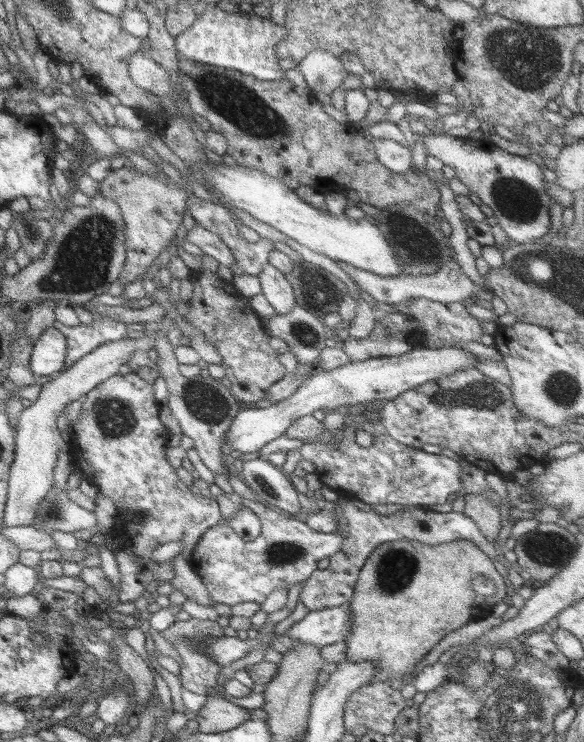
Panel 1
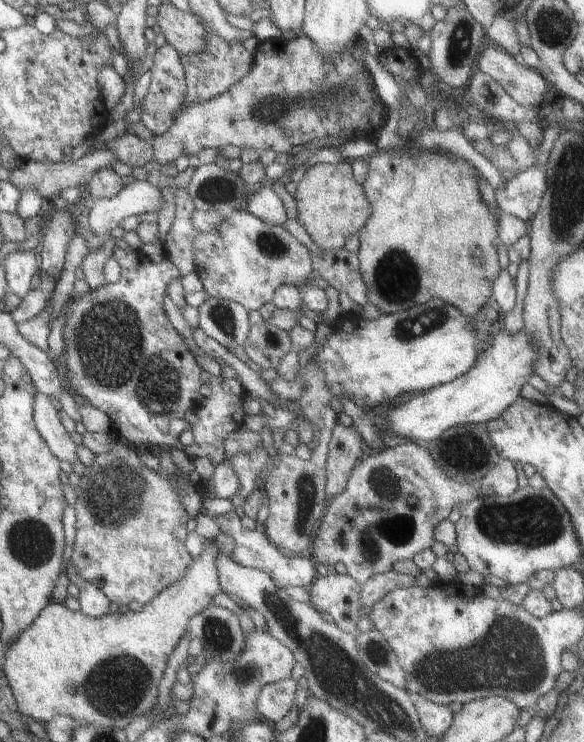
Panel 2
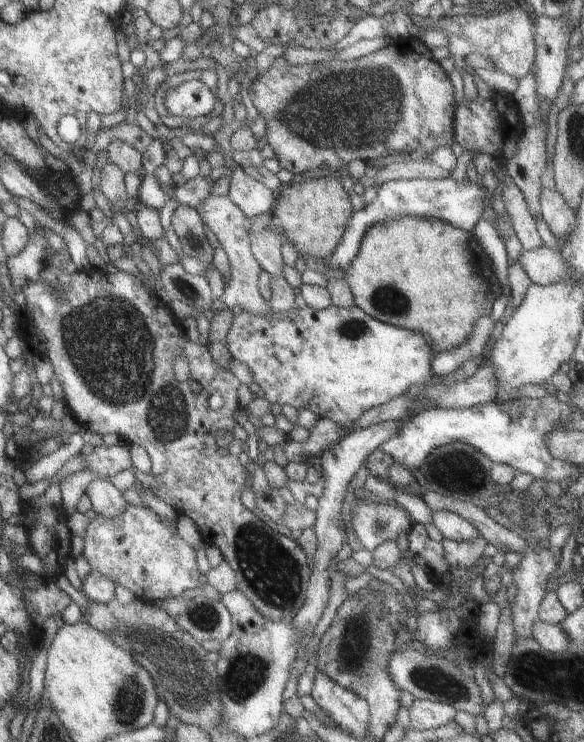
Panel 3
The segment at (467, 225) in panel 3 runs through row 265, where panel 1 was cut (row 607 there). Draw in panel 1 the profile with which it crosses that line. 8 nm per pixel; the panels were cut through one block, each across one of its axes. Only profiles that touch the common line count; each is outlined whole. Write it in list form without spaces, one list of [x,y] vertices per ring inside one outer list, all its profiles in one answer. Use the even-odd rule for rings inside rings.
[[[349,606],[309,611],[301,622],[292,626],[286,634],[298,644],[310,644],[322,649],[328,644],[344,642],[351,632]]]

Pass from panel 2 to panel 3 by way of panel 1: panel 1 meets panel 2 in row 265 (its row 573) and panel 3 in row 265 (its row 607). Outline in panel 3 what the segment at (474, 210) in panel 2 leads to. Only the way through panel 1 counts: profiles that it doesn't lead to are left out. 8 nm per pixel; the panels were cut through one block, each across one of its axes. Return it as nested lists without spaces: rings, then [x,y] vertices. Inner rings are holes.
[[[398,216],[398,220],[389,220],[388,223],[374,224],[374,228],[370,228],[370,230],[366,232],[366,236],[362,238],[360,252],[358,252],[356,260],[345,270],[344,280],[352,292],[355,306],[360,308],[365,314],[368,314],[368,316],[380,322],[392,324],[392,326],[406,328],[406,330],[412,332],[420,332],[422,336],[426,336],[430,348],[432,348],[436,354],[440,354],[440,352],[458,348],[471,334],[476,320],[482,316],[491,314],[495,300],[500,297],[503,291],[492,266],[493,262],[484,248],[479,244],[479,240],[474,234],[474,228],[470,231],[462,230],[462,228],[456,228],[456,226],[442,222],[442,220],[438,220],[438,218],[427,219],[424,218],[424,216],[422,216],[422,218],[420,218],[420,216]]]

